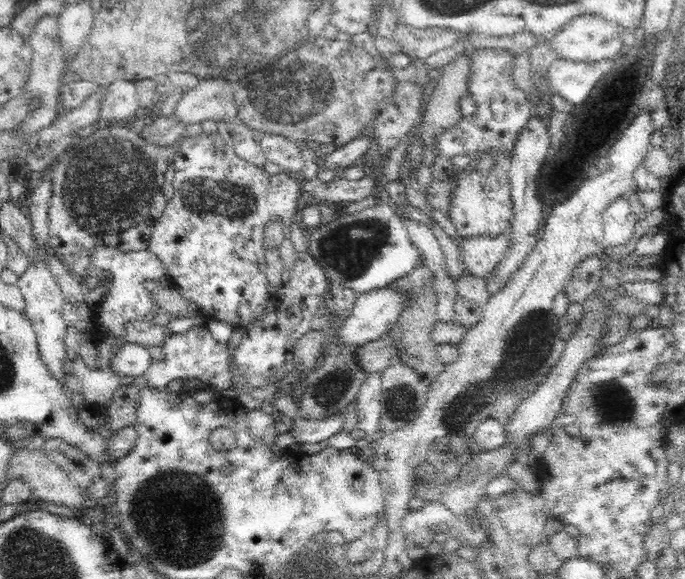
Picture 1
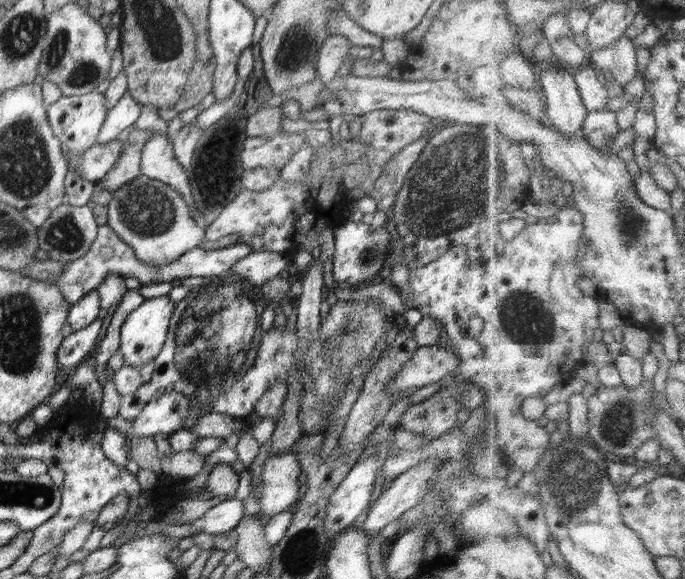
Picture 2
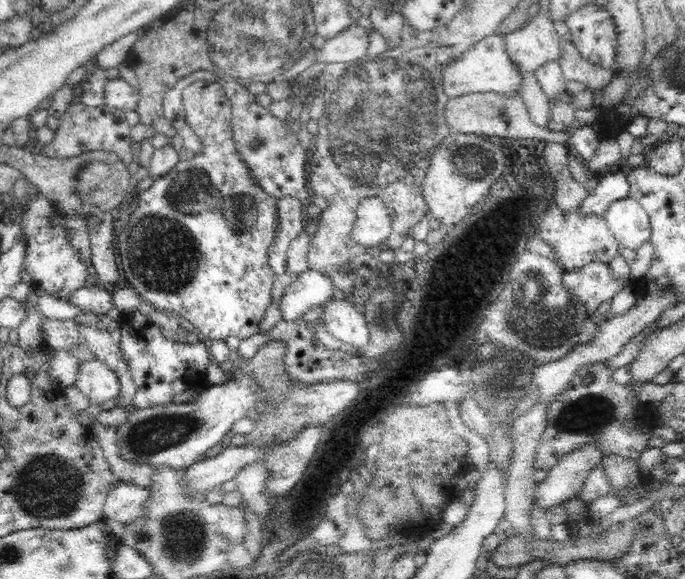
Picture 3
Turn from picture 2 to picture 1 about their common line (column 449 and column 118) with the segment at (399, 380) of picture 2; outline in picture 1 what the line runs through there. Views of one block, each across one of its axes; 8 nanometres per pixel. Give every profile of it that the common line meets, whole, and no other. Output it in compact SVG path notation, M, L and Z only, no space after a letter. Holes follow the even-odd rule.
M128 343L115 351L110 366L119 376L140 376L153 362L146 347Z

